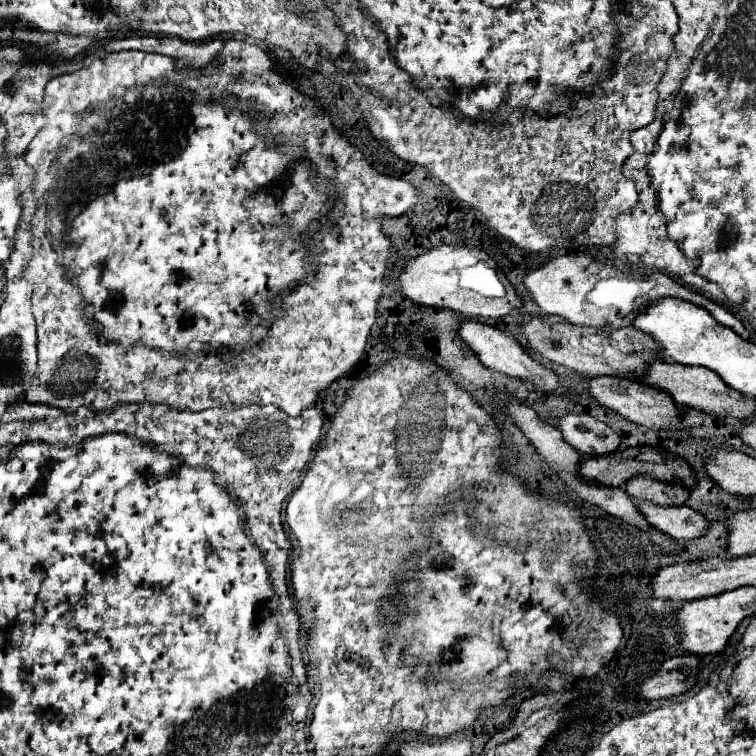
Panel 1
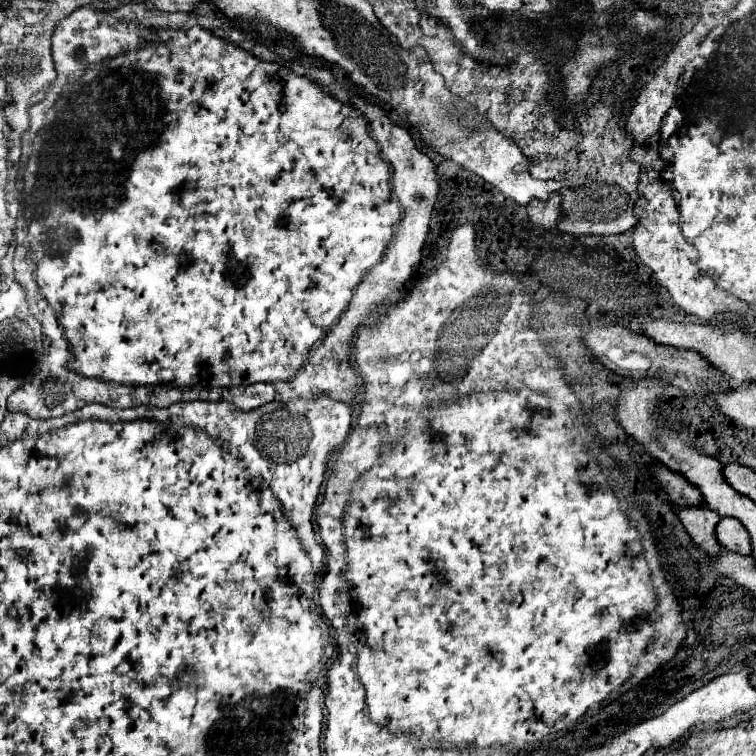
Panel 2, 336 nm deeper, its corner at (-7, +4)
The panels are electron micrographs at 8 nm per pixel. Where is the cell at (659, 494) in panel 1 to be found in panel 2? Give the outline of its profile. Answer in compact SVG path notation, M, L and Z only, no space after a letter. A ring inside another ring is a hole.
M686 507L686 509L678 509L676 515L684 523L692 541L704 553L706 553L706 549L704 549L706 545L718 545L720 547L720 543L716 541L716 525L720 521L718 513L714 513L708 507Z

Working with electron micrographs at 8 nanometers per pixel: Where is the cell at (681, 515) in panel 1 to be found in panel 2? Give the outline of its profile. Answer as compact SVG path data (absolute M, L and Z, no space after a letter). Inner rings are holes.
M732 517L720 519L720 523L716 527L716 537L718 537L720 545L728 551L736 551L736 553L744 553L744 555L752 553L752 541L748 537L748 531L744 529L744 525L740 525L740 521L736 521Z

